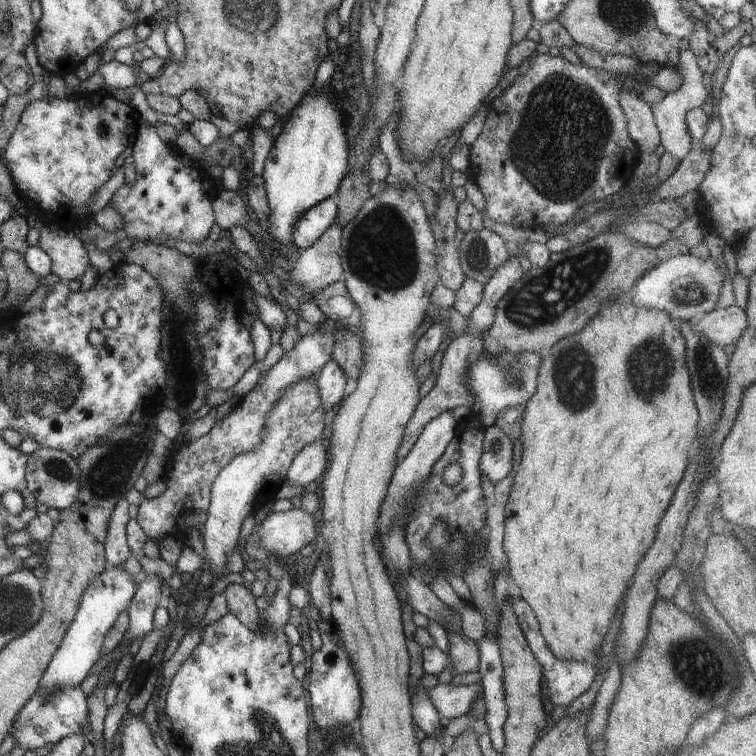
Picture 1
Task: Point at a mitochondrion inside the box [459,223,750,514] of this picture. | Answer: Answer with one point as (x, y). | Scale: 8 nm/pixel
(547, 296)

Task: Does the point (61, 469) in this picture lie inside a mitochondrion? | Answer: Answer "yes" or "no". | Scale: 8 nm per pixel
yes

